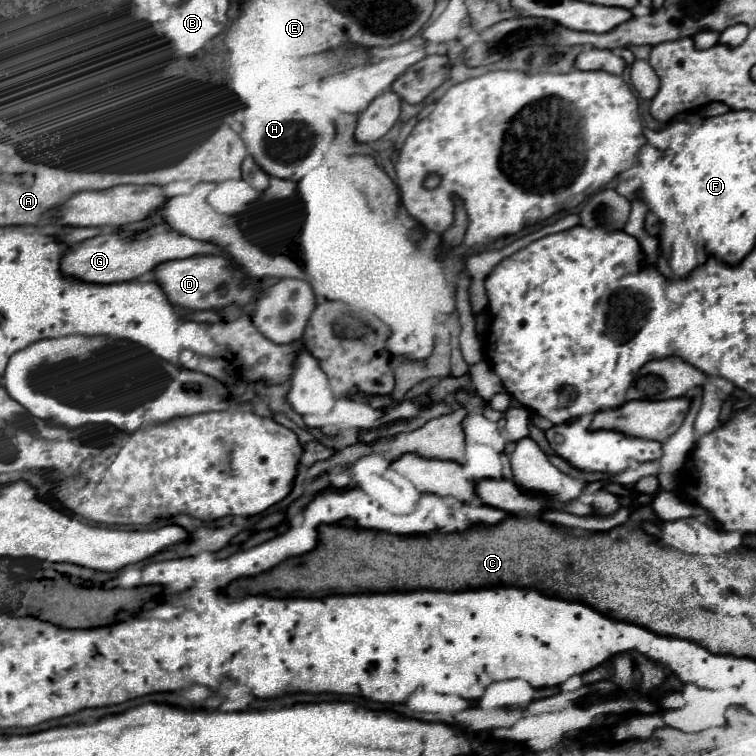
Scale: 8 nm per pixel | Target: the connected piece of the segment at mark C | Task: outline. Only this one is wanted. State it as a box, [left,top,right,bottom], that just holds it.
[222,515,722,623]

